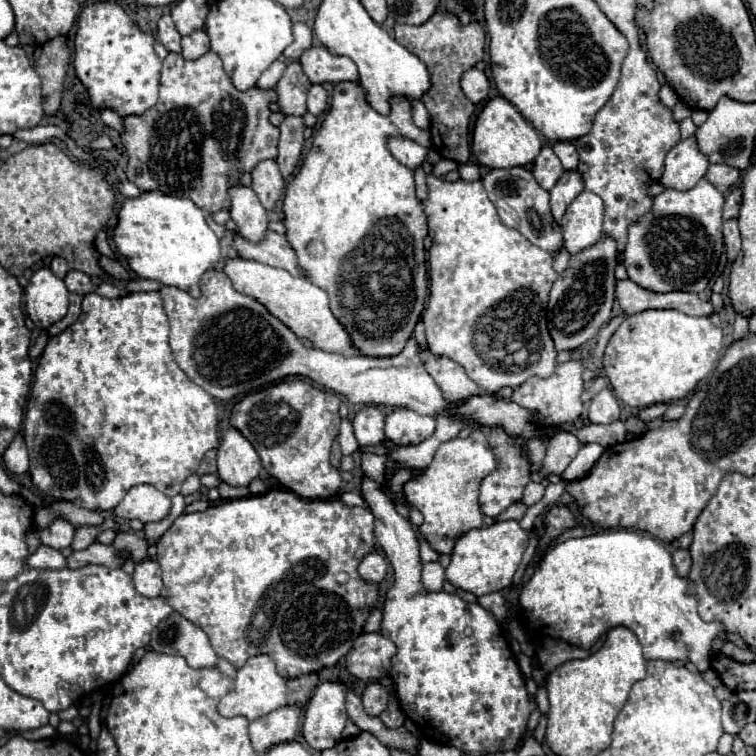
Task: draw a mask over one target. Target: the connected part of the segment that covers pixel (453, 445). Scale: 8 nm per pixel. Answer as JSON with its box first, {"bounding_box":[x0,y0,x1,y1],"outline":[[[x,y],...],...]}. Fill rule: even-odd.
{"bounding_box":[405,430,495,554],"outline":[[[479,430],[479,442],[469,442],[469,440],[461,440],[461,438],[453,438],[451,442],[443,442],[439,446],[439,450],[435,452],[435,458],[427,466],[427,470],[421,476],[417,476],[413,482],[405,484],[407,502],[425,516],[425,522],[419,526],[419,532],[429,540],[429,544],[439,554],[451,554],[455,542],[463,534],[467,534],[473,528],[481,528],[483,526],[481,510],[479,510],[479,502],[477,502],[479,482],[481,482],[481,478],[491,474],[493,468],[495,468],[495,458],[493,458],[491,450],[487,448],[487,436],[483,434],[483,430]]]}

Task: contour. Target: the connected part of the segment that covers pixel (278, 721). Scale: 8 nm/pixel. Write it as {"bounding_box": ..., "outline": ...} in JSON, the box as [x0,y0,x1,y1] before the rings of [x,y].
{"bounding_box":[249,706,301,752],"outline":[[[283,706],[263,718],[257,718],[249,724],[249,736],[257,752],[265,752],[273,744],[289,742],[295,738],[301,718],[299,706]]]}

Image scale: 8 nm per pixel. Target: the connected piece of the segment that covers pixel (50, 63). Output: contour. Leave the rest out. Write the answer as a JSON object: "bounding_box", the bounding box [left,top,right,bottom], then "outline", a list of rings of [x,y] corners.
{"bounding_box":[35,38,69,116],"outline":[[[65,38],[49,40],[35,50],[35,72],[41,78],[43,88],[43,110],[47,116],[55,116],[61,106],[63,78],[69,64],[69,48]]]}

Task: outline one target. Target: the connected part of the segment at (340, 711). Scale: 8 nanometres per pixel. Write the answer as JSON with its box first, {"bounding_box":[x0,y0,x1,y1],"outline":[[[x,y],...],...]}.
{"bounding_box":[303,682,345,750],"outline":[[[323,682],[315,688],[303,720],[303,738],[315,750],[333,748],[345,726],[345,684]]]}

